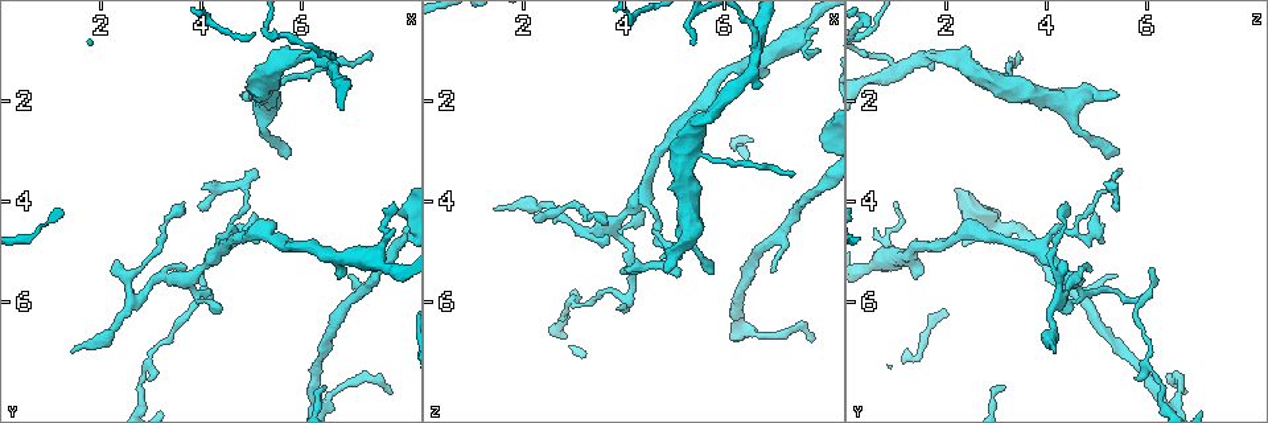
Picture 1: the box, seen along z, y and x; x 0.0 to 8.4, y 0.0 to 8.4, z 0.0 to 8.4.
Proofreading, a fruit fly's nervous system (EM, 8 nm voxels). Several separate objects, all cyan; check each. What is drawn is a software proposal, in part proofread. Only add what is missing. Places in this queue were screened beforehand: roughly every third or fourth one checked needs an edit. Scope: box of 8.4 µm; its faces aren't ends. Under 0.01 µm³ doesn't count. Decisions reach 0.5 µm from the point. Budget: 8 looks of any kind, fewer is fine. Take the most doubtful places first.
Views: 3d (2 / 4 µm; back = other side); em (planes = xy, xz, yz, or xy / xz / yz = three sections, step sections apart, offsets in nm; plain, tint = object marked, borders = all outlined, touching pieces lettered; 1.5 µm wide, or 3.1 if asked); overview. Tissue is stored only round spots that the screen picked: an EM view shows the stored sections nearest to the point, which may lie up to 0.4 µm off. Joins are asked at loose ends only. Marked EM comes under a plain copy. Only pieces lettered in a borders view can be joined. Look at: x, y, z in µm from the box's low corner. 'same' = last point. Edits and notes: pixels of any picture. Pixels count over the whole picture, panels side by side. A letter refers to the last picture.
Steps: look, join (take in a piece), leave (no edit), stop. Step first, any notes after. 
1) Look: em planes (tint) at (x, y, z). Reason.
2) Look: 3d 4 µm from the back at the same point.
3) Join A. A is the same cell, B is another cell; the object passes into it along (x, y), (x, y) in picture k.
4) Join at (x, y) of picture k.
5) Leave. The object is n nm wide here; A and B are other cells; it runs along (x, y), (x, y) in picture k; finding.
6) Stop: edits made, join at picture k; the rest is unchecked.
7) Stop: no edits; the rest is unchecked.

Look: em planes (borders) at (7.75, 7.80, 6.80).

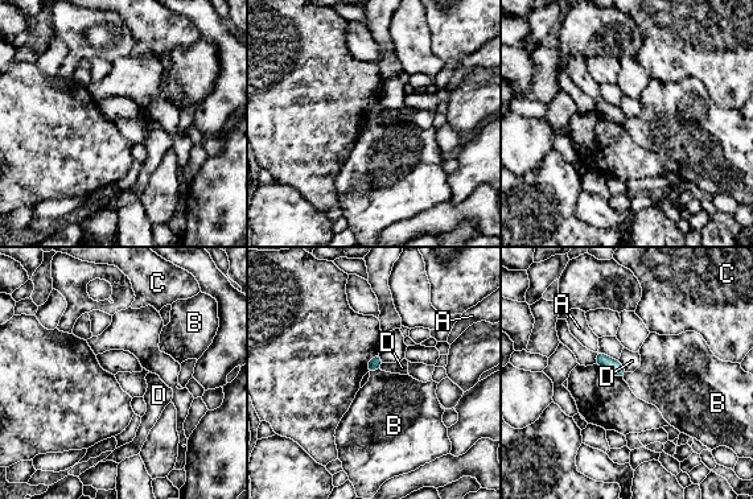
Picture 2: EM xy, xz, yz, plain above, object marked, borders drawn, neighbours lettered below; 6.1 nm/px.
Leave. A, B, C and D are other cells; a border runs along (379, 367), (369, 372) in picture 2; none of them fits.

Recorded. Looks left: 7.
Look: em yz step 4 (tint) at (5.20, 4.85, 5.05). Free end.

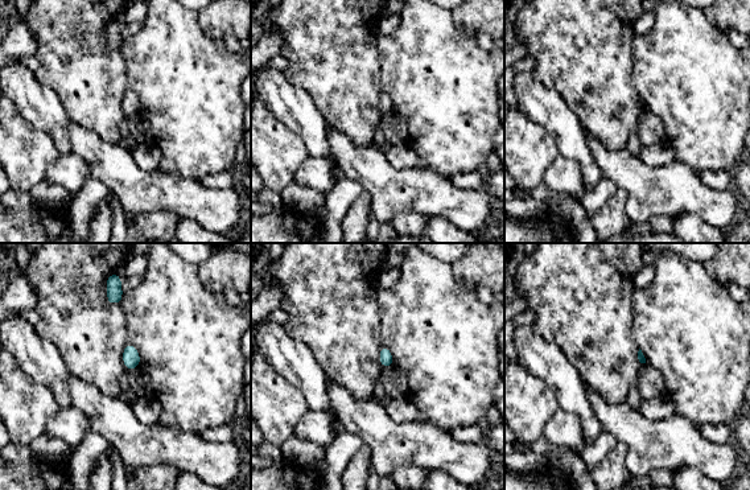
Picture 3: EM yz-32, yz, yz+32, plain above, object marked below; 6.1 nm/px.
Look: em planes (borders) at the same point.

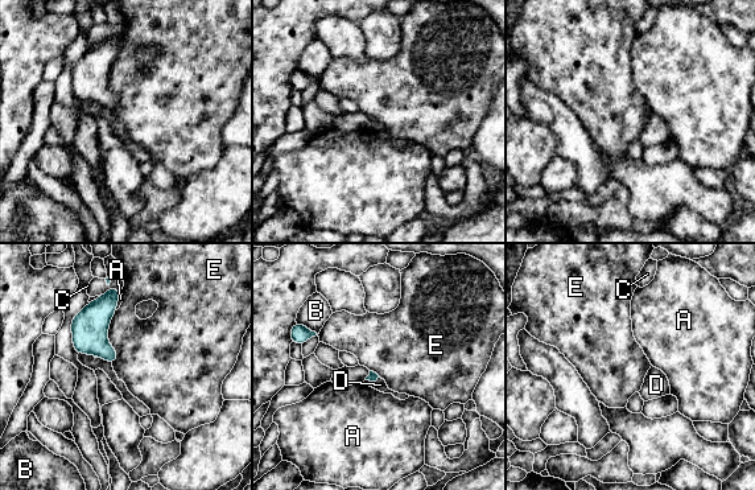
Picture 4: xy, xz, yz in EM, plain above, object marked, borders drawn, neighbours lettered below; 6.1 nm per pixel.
Leave. A, B, C, D and E are other cells; a border runs along (116, 311), (108, 328), (112, 363) in picture 4; none of them fits.

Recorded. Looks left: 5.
Look: 3d 4 µm at (4.75, 1.90, 5.40). An open end.

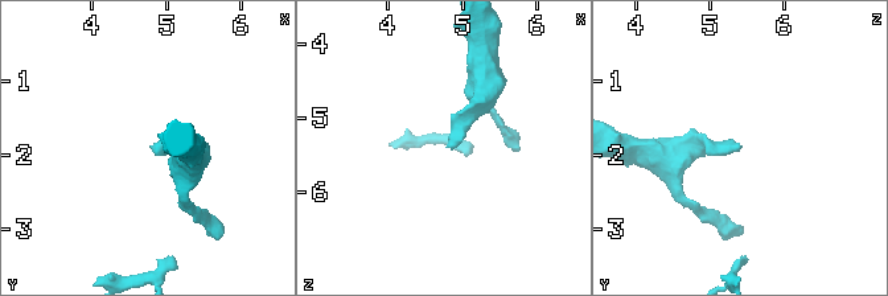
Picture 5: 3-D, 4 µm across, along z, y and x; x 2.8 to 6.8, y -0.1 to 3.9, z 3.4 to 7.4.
Look: em planes (borders) at (4.80, 1.90, 5.40).

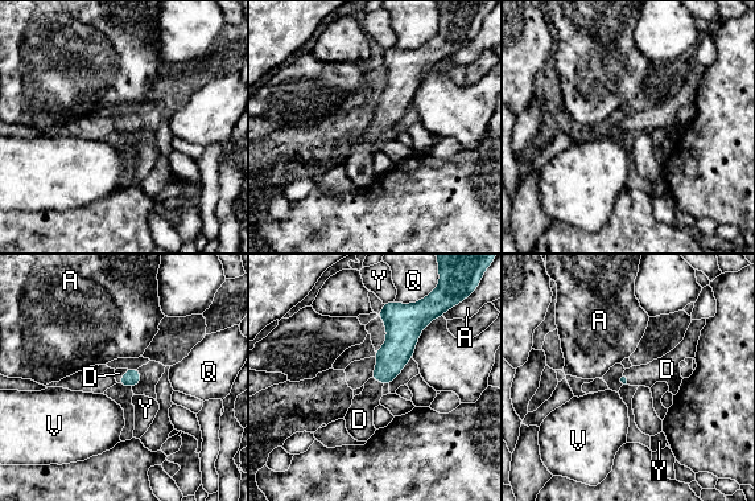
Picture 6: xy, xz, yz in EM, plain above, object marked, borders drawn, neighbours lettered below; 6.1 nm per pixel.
Join D. D is the same cell, A, Q, V and Y are other cells; the object passes into it along (399, 346), (376, 380), (359, 417) in picture 6; it goes on there.

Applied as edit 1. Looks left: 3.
Stop: edits made, join at picture 6; the rest is unchecked.

